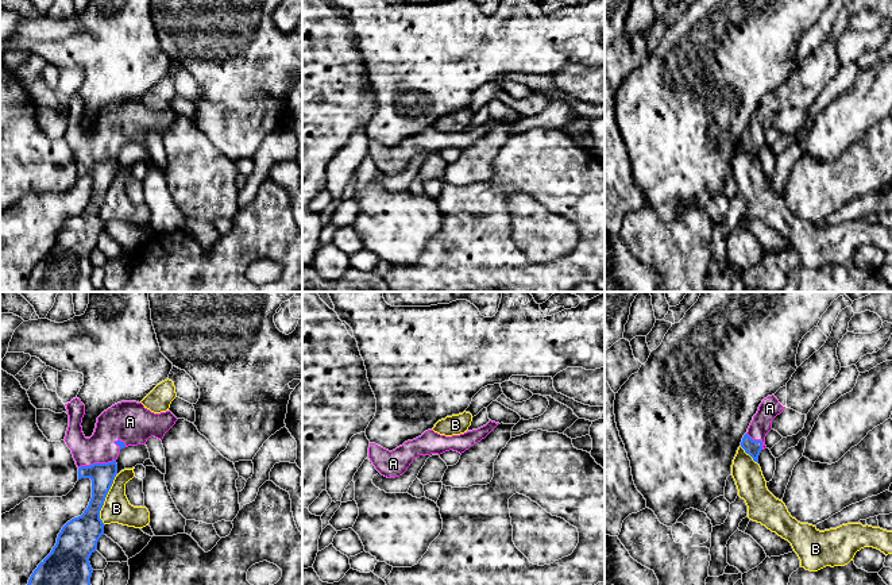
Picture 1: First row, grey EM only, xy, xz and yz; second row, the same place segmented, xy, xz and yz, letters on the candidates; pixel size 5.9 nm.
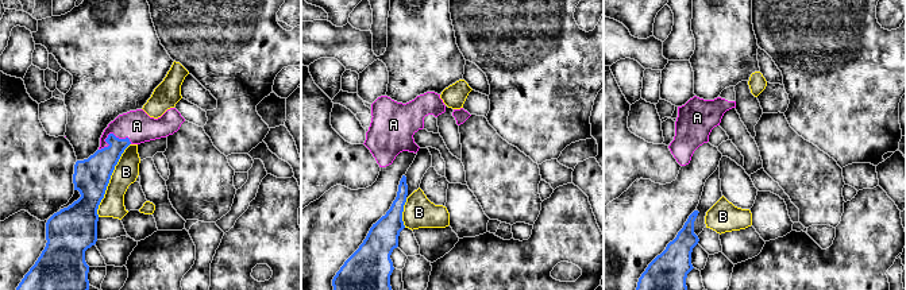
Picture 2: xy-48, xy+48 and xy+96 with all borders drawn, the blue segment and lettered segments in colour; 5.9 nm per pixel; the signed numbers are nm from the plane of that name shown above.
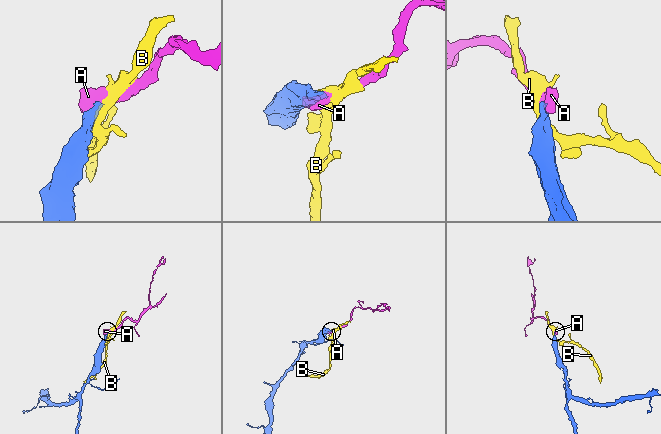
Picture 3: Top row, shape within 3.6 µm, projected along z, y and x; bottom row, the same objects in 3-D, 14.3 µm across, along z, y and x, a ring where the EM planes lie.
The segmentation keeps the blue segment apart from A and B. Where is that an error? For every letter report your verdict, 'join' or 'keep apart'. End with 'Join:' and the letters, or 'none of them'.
A: join
B: keep apart
Join: A

